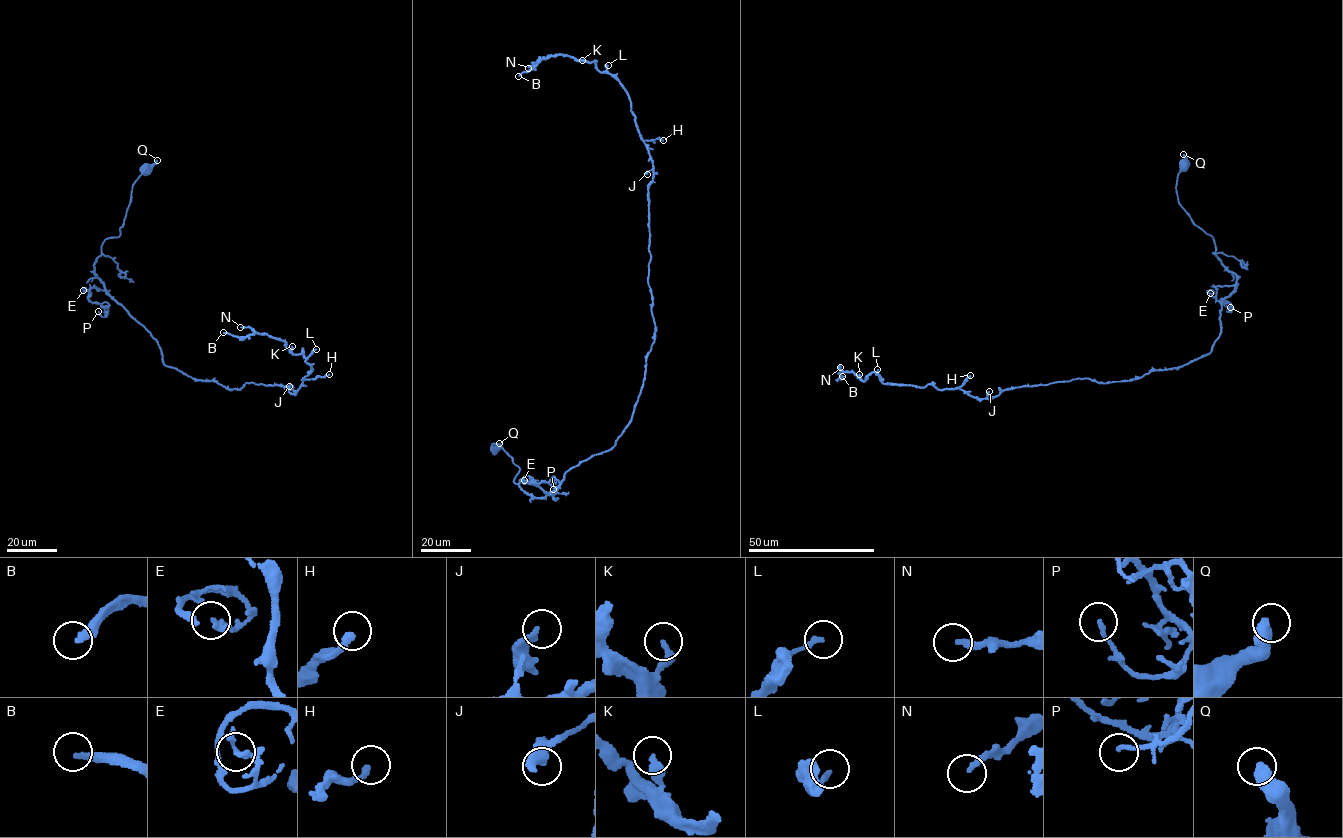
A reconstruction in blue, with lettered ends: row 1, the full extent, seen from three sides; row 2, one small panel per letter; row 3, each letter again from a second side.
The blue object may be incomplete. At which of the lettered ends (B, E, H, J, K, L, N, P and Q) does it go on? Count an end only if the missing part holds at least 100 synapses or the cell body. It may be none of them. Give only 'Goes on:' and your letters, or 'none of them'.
Goes on: B

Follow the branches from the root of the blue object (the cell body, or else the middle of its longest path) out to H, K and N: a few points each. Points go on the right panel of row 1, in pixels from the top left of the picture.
H: (1184, 166), (1178, 203), (1237, 278), (1210, 352), (1128, 380), (1077, 378), (988, 399), (960, 388), (970, 375)
K: (1184, 166), (1178, 203), (1237, 278), (1210, 352), (1128, 380), (1077, 378), (988, 399), (859, 374)
N: (1184, 166), (1178, 203), (1237, 278), (1204, 356), (1128, 380), (988, 399), (840, 367)

